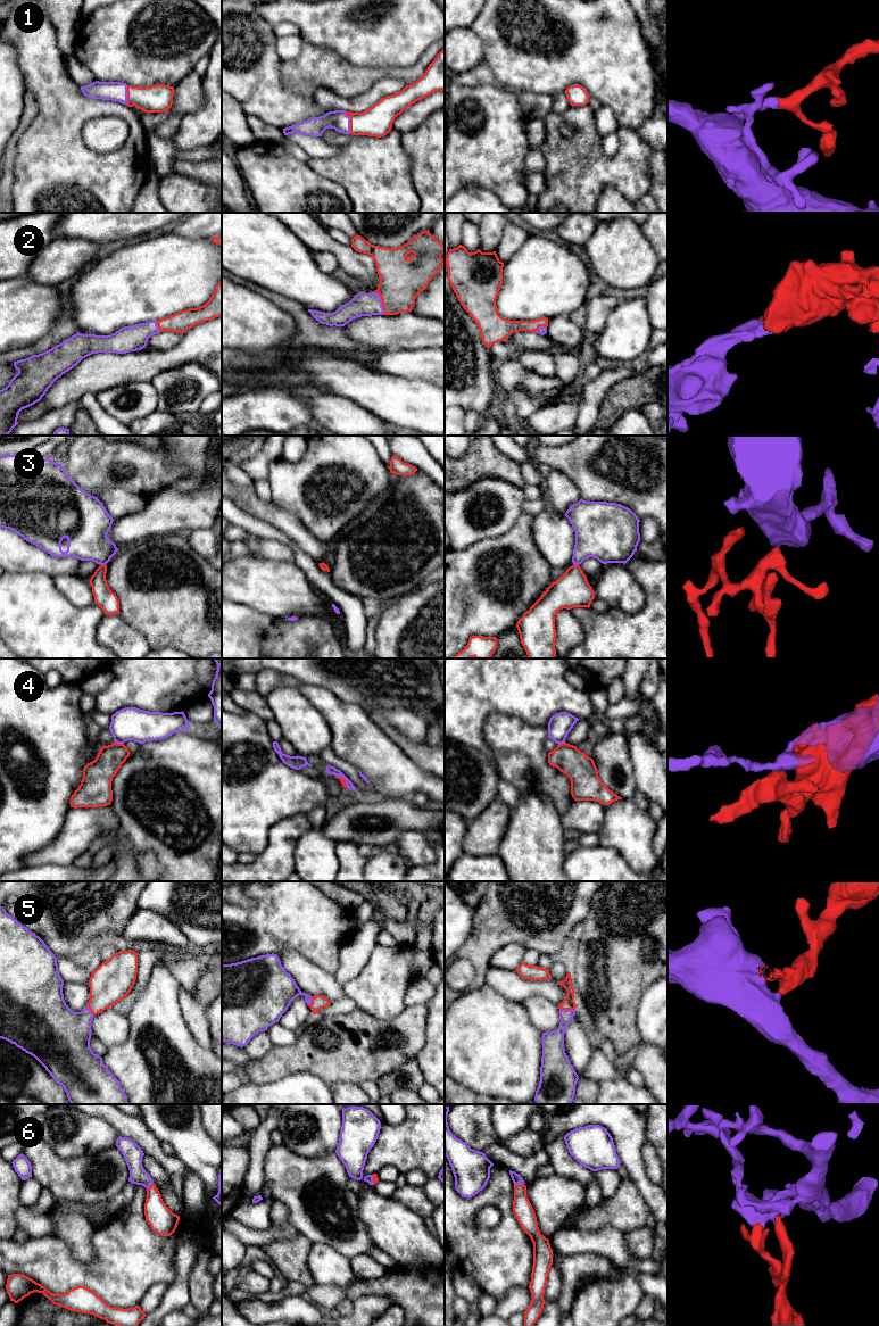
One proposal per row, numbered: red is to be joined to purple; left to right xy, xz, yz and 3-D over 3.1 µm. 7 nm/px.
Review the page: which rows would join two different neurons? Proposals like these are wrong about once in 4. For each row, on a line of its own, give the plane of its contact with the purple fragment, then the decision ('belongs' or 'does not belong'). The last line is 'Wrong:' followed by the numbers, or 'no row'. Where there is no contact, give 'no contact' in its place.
1: contact in xz; belongs
2: contact in xz; belongs
3: contact in xy; belongs
4: contact in xy; does not belong
5: contact in yz; belongs
6: contact in yz; belongs
Wrong: 4

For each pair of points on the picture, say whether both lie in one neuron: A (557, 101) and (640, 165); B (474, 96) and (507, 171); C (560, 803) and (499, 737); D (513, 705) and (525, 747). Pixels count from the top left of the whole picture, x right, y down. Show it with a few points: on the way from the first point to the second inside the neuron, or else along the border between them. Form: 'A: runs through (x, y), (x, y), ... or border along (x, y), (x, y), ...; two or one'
A: border along (570, 105), (562, 112), (552, 110); two
B: runs through (481, 114), (486, 118), (486, 147), (490, 152); one
C: runs through (555, 785), (517, 747); one
D: border along (490, 713), (515, 715), (532, 726), (542, 724); two

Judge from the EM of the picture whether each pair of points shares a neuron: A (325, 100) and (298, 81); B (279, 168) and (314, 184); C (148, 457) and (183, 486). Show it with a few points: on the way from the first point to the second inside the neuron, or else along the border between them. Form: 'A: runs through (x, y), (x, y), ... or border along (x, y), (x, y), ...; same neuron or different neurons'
A: border along (313, 92), (320, 86), (325, 86), (340, 96); different neurons
B: runs through (288, 177), (295, 184), (305, 184); same neuron
C: border along (188, 477), (181, 478), (166, 487); different neurons

